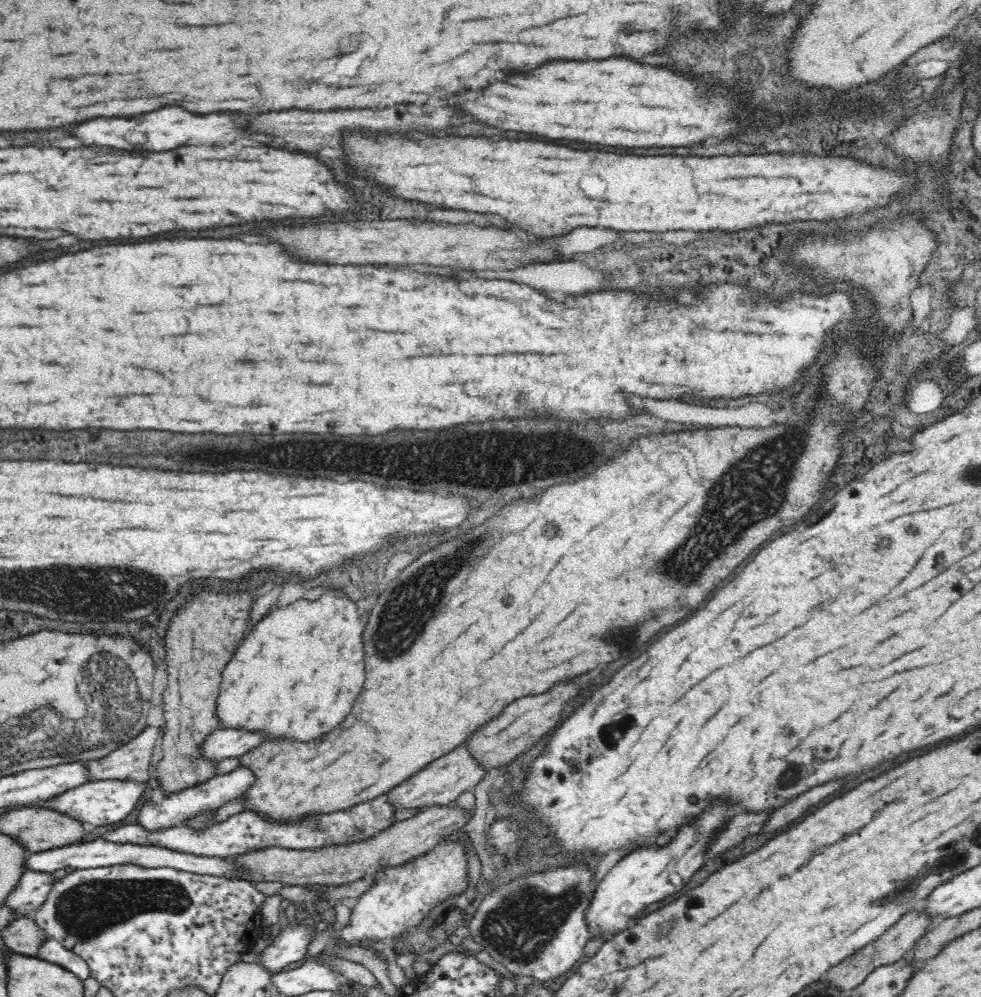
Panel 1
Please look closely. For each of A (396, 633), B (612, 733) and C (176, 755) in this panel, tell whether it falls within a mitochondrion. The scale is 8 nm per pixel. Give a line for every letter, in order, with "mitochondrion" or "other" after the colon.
A: mitochondrion
B: mitochondrion
C: other

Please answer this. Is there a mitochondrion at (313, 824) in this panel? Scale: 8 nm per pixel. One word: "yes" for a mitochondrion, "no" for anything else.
yes

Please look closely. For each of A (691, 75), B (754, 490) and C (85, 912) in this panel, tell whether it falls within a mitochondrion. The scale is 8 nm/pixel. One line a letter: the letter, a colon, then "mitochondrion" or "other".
A: other
B: mitochondrion
C: mitochondrion

